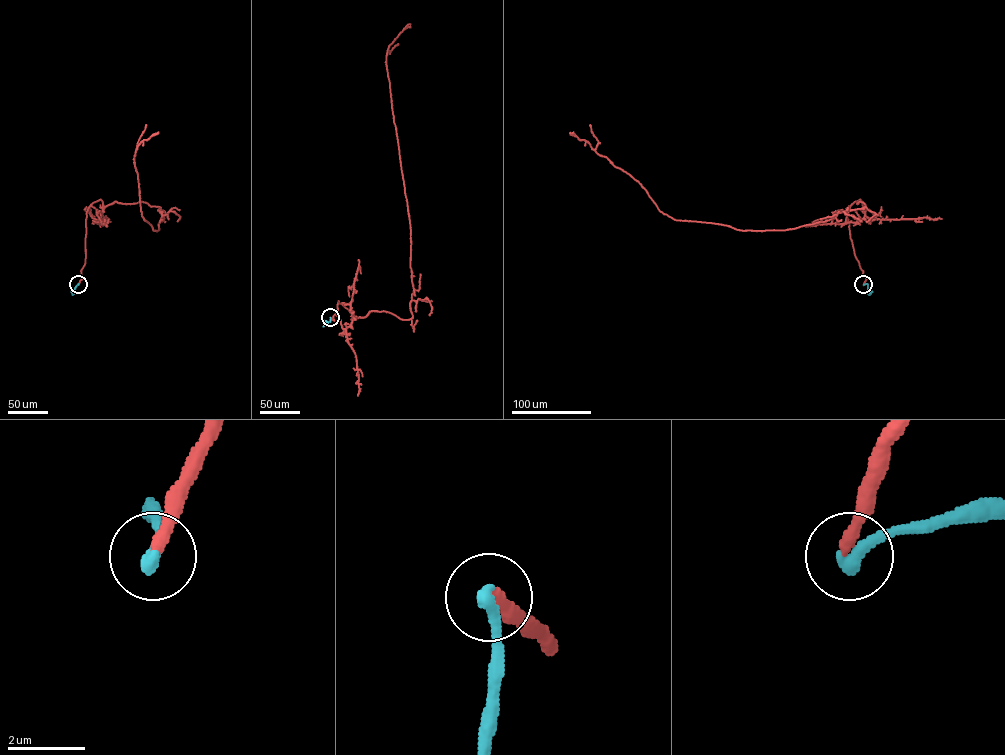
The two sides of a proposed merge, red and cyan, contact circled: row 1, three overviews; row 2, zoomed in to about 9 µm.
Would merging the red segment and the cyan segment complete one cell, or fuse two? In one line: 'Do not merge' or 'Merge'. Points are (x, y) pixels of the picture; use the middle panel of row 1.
Merge

